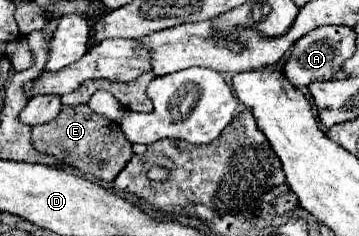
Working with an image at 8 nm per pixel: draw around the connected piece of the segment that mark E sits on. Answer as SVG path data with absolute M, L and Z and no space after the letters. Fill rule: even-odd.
M86 104L74 106L74 108L64 106L58 118L54 118L48 124L36 126L32 130L32 144L36 146L36 150L42 150L46 154L60 158L64 166L76 168L102 182L112 182L134 154L132 144L124 138L118 124L96 114Z

